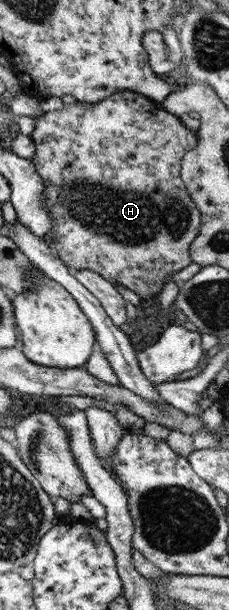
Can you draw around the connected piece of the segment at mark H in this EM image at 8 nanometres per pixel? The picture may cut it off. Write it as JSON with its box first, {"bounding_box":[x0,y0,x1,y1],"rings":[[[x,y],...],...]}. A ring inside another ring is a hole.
{"bounding_box":[29,89,200,298],"rings":[[[123,89],[94,103],[91,110],[83,110],[80,102],[76,101],[76,104],[63,104],[61,110],[42,112],[39,117],[34,118],[34,128],[30,138],[34,145],[34,153],[29,161],[35,166],[37,175],[42,181],[41,199],[52,221],[52,229],[48,235],[52,239],[51,247],[68,268],[72,271],[90,269],[109,281],[111,285],[116,281],[136,293],[139,298],[149,298],[157,295],[162,285],[171,281],[170,277],[174,273],[192,262],[188,251],[200,226],[200,213],[187,197],[188,193],[180,178],[180,161],[185,152],[195,147],[197,140],[195,132],[185,128],[178,116],[167,113],[158,102],[153,102],[142,94]]]}

